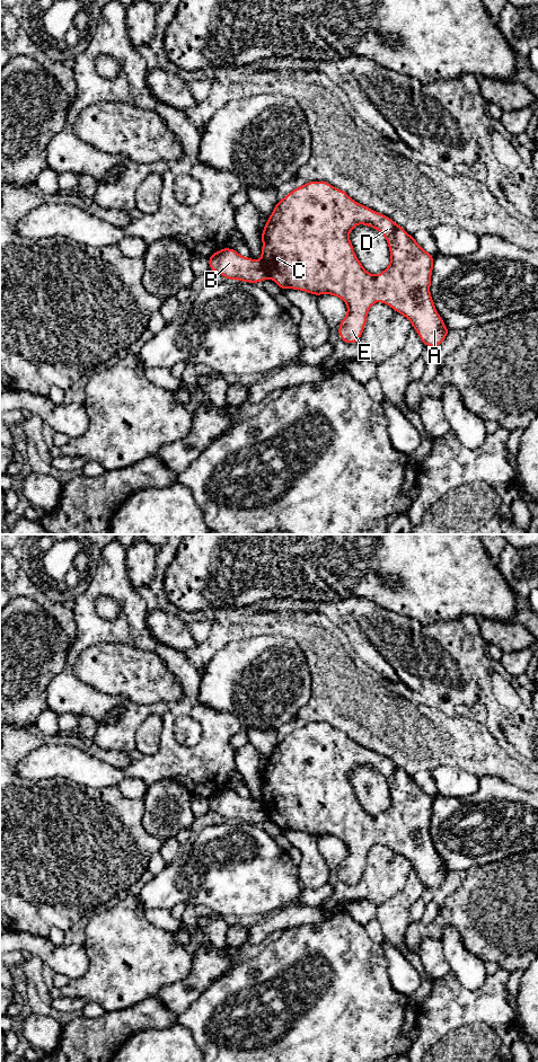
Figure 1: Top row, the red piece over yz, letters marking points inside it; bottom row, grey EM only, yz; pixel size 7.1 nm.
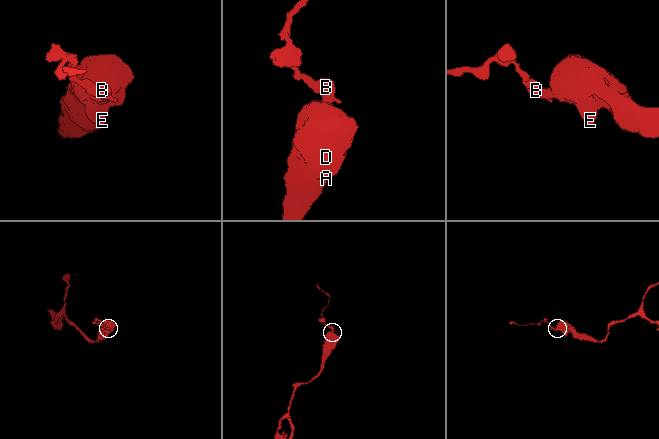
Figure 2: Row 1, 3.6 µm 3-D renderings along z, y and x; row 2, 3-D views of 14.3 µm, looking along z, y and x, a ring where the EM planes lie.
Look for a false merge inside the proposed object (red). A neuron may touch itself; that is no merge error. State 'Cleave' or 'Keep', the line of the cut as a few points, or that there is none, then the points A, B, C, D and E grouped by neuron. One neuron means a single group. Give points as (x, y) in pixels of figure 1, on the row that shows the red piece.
Cleave. Split along yz (258, 260), (268, 276). Groups: A C D E / B

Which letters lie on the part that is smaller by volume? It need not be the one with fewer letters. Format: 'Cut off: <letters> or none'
Cut off: B

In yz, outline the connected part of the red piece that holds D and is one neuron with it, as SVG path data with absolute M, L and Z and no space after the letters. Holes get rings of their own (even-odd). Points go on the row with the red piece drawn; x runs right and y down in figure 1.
M324 180L306 183L277 202L262 232L262 241L259 262L282 290L332 294L345 301L347 313L338 334L347 344L360 339L368 311L377 301L405 316L426 346L439 346L449 334L430 293L434 257L390 218L353 201L344 191ZM356 224L369 225L387 239L390 264L378 275L368 273L353 251L349 234Z

